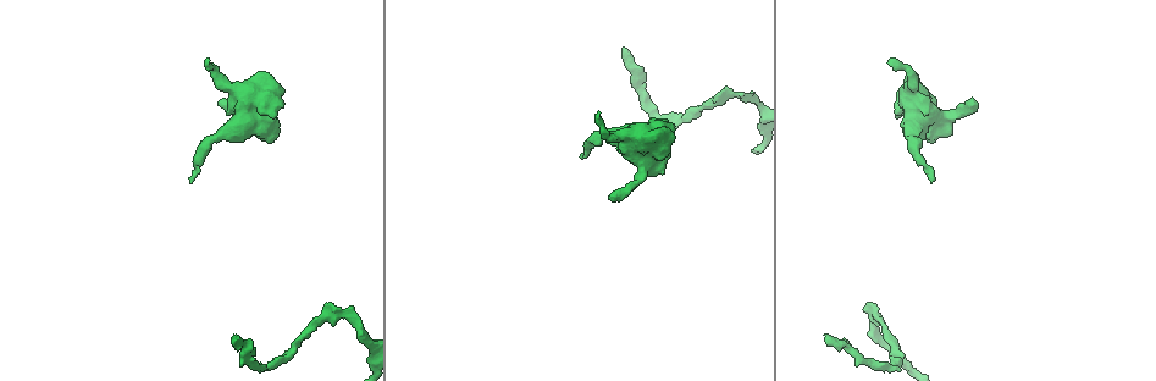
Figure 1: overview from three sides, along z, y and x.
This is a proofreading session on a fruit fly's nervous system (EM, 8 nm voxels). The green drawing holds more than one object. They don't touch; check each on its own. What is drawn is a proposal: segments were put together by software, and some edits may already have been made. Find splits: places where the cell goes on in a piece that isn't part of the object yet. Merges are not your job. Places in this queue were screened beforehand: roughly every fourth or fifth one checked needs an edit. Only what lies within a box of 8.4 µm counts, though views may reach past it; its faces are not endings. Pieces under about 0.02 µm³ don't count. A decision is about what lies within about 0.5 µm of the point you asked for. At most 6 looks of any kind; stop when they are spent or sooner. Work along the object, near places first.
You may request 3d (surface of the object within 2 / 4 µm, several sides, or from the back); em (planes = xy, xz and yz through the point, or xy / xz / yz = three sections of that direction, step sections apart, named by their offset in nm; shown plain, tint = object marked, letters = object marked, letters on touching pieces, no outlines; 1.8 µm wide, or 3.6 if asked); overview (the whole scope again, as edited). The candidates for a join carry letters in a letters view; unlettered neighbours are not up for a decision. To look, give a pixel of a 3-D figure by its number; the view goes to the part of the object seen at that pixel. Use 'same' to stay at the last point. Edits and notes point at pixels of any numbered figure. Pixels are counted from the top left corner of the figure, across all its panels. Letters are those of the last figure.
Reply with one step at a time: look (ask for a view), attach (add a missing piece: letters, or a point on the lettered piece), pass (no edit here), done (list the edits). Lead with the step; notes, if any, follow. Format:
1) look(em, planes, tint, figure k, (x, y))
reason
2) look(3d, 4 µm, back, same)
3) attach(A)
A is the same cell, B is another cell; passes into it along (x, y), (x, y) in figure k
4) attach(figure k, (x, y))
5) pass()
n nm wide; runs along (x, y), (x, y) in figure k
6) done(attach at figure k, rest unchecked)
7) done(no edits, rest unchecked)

look(em, yz, step 8, letters, figure 1, (211, 64))
free end

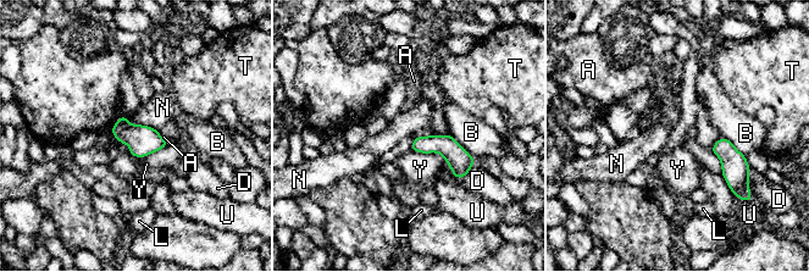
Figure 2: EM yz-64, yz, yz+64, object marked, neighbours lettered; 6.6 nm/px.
look(em, planes, letters, same)

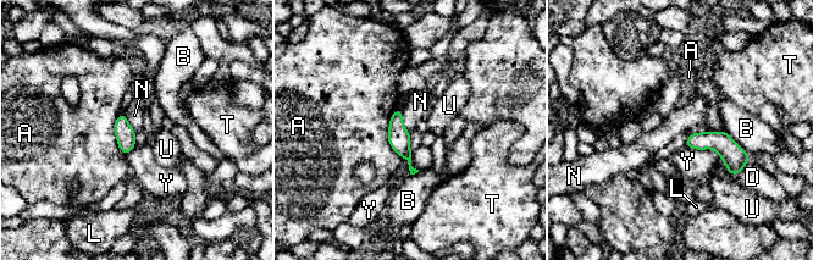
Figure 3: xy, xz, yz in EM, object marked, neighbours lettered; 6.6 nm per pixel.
pass()
A, B, D, L, N, T, U and Y are other cells; border along (401, 110), (403, 125), (409, 131) in figure 3; none of them fits

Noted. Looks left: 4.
look(3d, 4 µm, figure 1, (971, 104))
branch stops here

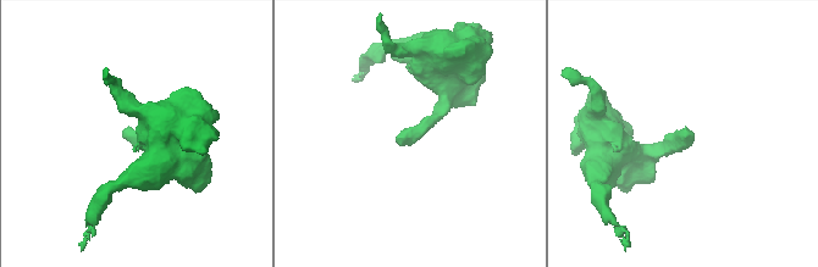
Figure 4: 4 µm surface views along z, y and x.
look(em, 3.6 µm, planes, letters, figure 4, (399, 136))
need the tissue

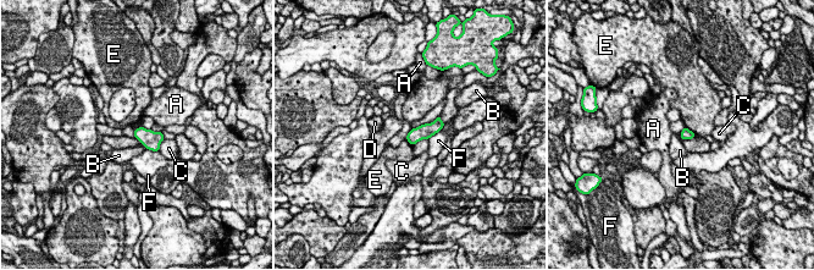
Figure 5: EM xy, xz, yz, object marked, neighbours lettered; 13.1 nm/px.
pass()
F touches over 300 nm; A, B, C, D, E and F are other cells; border along (696, 136), (681, 139) in figure 5; none of them fits

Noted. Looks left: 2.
look(em, xz, step 8, letters, figure 1, (623, 49))
an open end

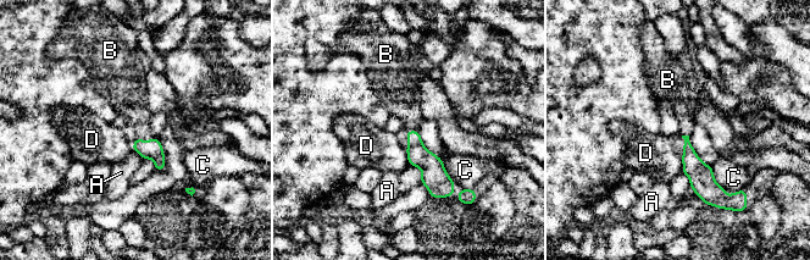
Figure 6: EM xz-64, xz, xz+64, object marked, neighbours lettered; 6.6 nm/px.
attach(B)
B is the same cell, A, C and D are other cells; passes into it along (151, 149), (144, 140), (133, 105) in figure 6; the cell continues

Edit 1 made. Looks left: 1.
done(attach at figure 6, rest unchecked)

